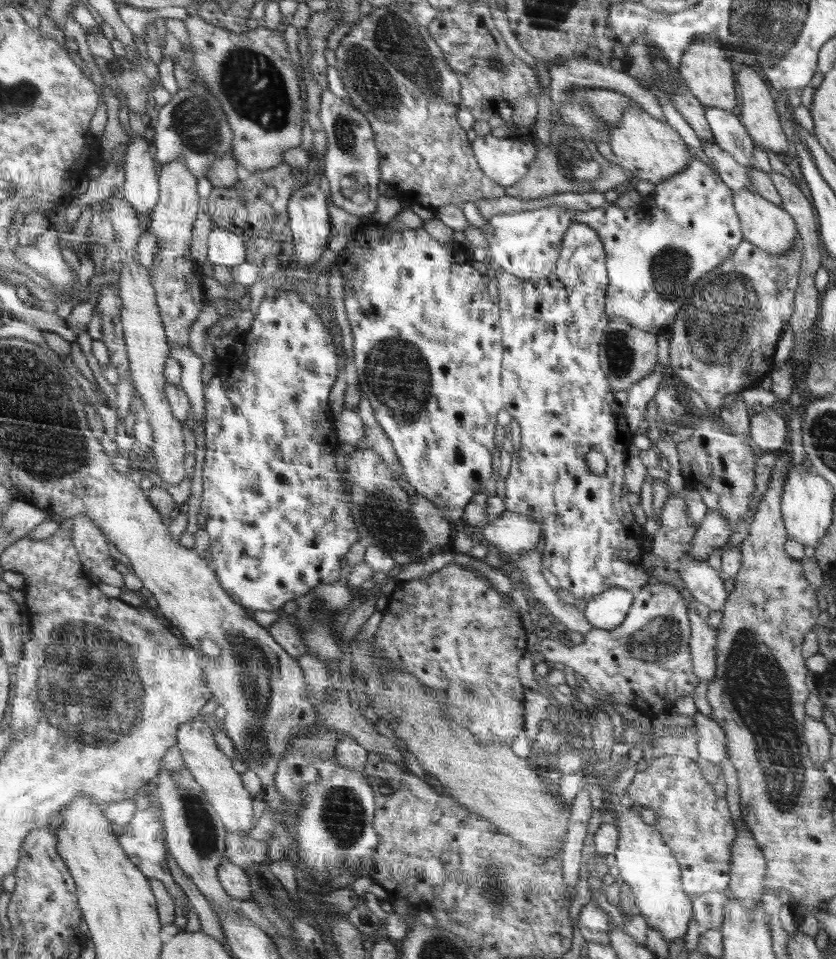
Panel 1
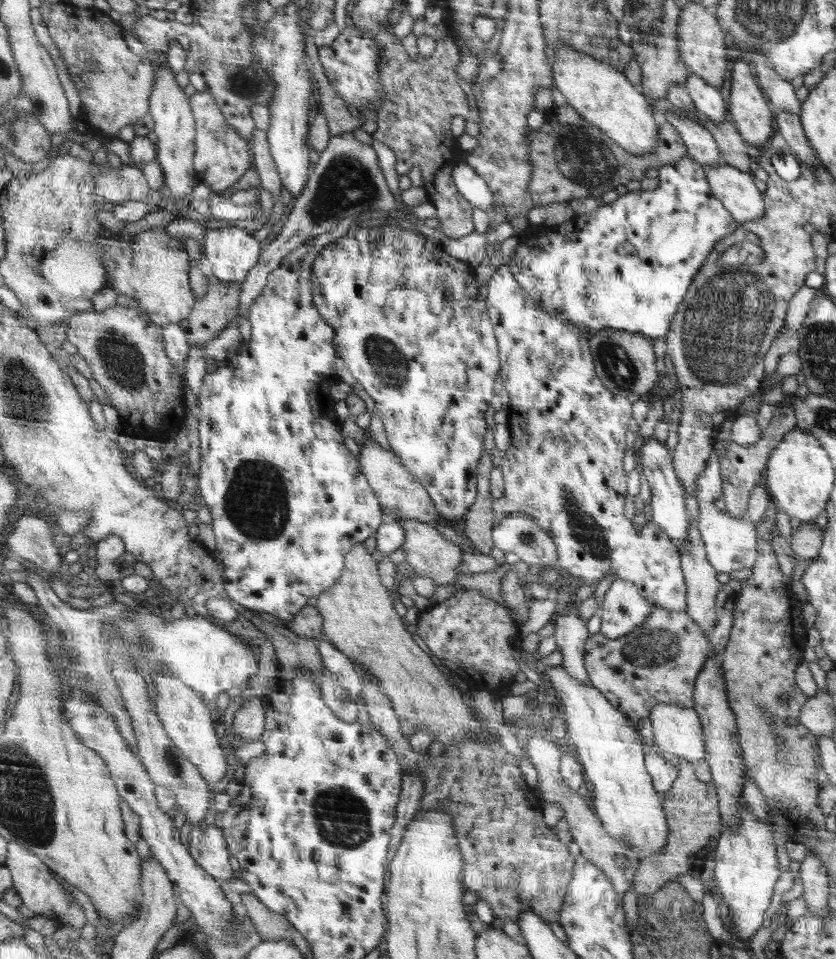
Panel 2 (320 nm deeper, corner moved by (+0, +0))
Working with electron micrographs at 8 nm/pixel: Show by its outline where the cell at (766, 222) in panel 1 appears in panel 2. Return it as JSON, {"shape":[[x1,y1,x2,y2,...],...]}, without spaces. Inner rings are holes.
{"shape":[[730,165,706,168,707,178,712,191,718,196,731,213,734,220,744,223,760,219,766,212,762,194,754,186,750,174]]}

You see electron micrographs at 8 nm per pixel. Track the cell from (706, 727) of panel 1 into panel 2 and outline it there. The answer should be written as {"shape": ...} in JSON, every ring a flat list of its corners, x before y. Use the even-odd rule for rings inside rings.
{"shape":[[660,703,649,718,653,723,654,749,692,764,705,759,703,725,693,708]]}

